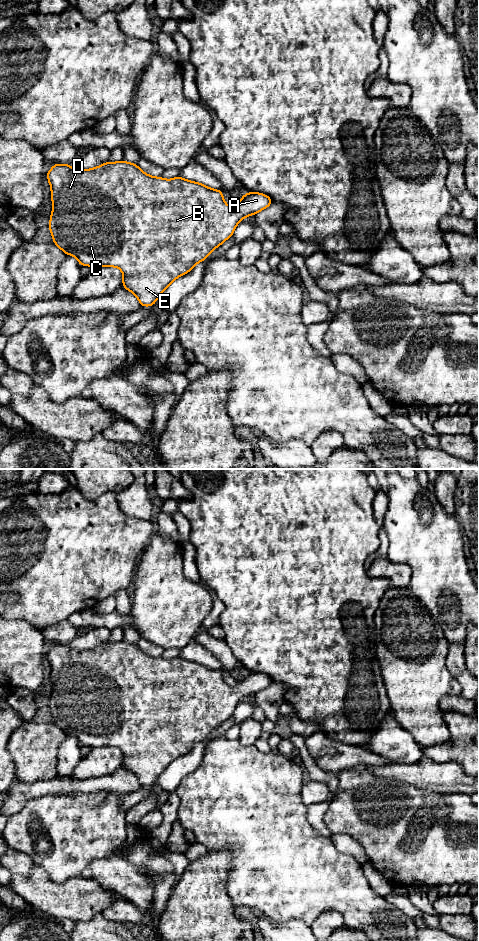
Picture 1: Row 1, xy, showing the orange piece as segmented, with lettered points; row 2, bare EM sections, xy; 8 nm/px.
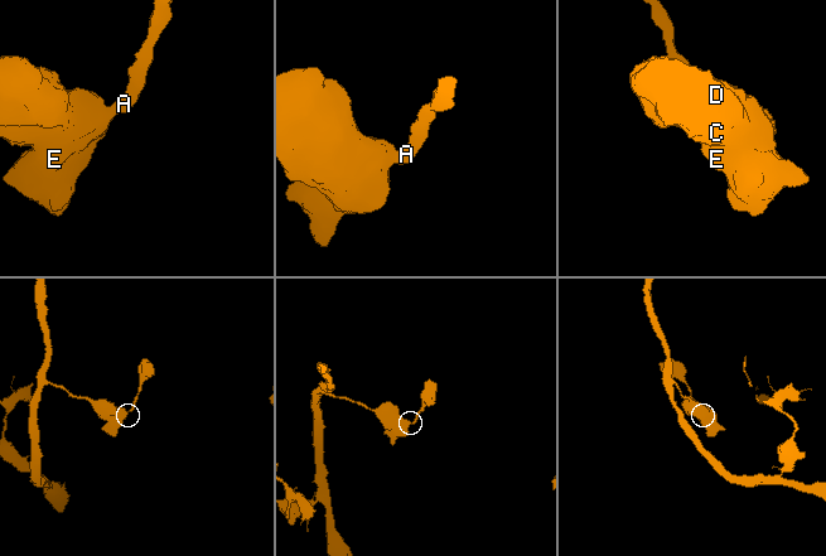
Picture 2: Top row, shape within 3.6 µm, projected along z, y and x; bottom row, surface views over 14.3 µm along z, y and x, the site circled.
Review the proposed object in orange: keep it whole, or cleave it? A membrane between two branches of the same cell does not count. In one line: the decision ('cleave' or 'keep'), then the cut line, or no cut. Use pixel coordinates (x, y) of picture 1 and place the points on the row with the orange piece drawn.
keep | no cut

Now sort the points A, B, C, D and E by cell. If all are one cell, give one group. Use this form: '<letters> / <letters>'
A B C D E

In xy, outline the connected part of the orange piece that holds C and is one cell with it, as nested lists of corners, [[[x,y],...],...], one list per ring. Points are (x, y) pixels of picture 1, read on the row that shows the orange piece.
[[[124,160],[120,162],[106,162],[95,168],[77,170],[69,164],[58,164],[47,171],[47,179],[51,186],[51,200],[53,210],[50,215],[49,230],[53,243],[57,245],[65,254],[74,256],[80,266],[91,267],[118,267],[123,273],[122,287],[136,295],[141,306],[153,306],[161,293],[178,277],[192,271],[199,262],[206,260],[209,254],[223,242],[230,238],[236,226],[244,217],[253,216],[272,204],[272,199],[258,192],[244,193],[242,199],[235,207],[228,206],[223,198],[223,191],[205,186],[204,184],[184,179],[180,176],[170,180],[162,177],[153,177],[144,173],[137,164],[128,163]]]

